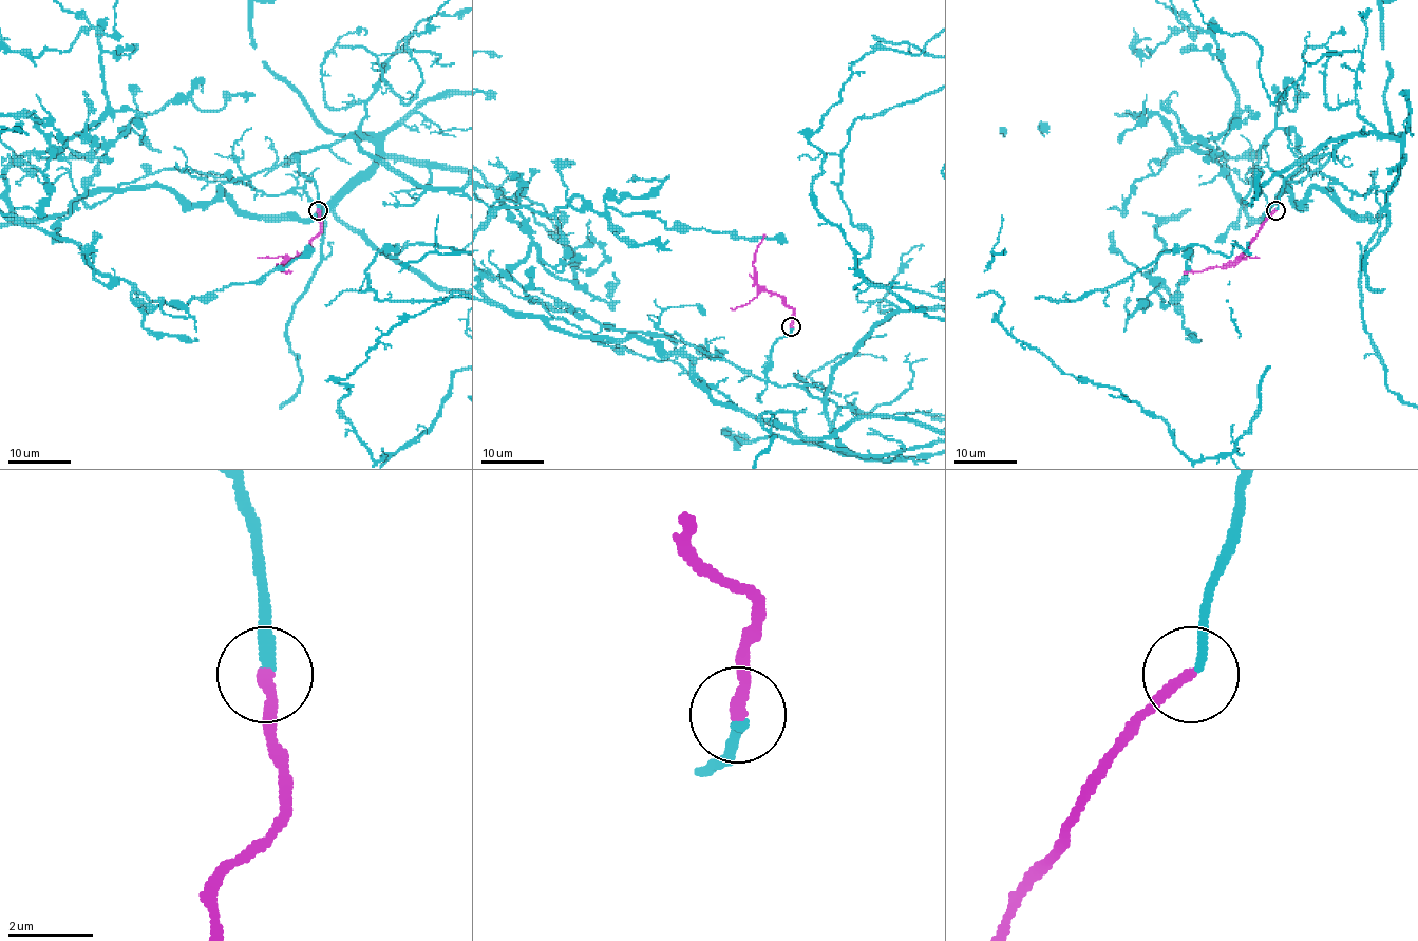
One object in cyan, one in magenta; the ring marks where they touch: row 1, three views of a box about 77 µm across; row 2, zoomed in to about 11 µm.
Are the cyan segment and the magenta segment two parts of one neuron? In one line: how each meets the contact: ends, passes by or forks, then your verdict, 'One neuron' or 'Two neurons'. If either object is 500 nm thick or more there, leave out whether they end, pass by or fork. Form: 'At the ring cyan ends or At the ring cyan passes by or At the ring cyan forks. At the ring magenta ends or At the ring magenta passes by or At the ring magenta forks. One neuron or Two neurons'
At the ring cyan ends. At the ring magenta ends. One neuron

